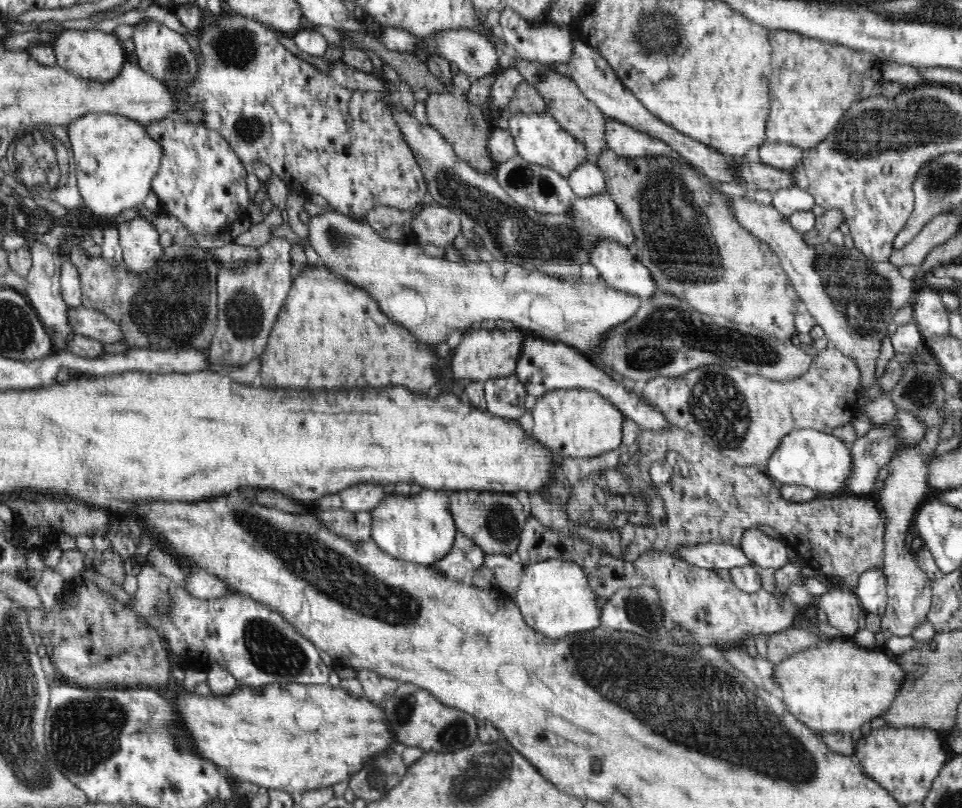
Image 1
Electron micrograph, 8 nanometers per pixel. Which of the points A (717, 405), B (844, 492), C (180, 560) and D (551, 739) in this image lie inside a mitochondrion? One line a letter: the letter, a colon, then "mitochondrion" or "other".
A: mitochondrion
B: other
C: other
D: other

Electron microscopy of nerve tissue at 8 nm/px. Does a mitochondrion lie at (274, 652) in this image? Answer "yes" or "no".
yes

